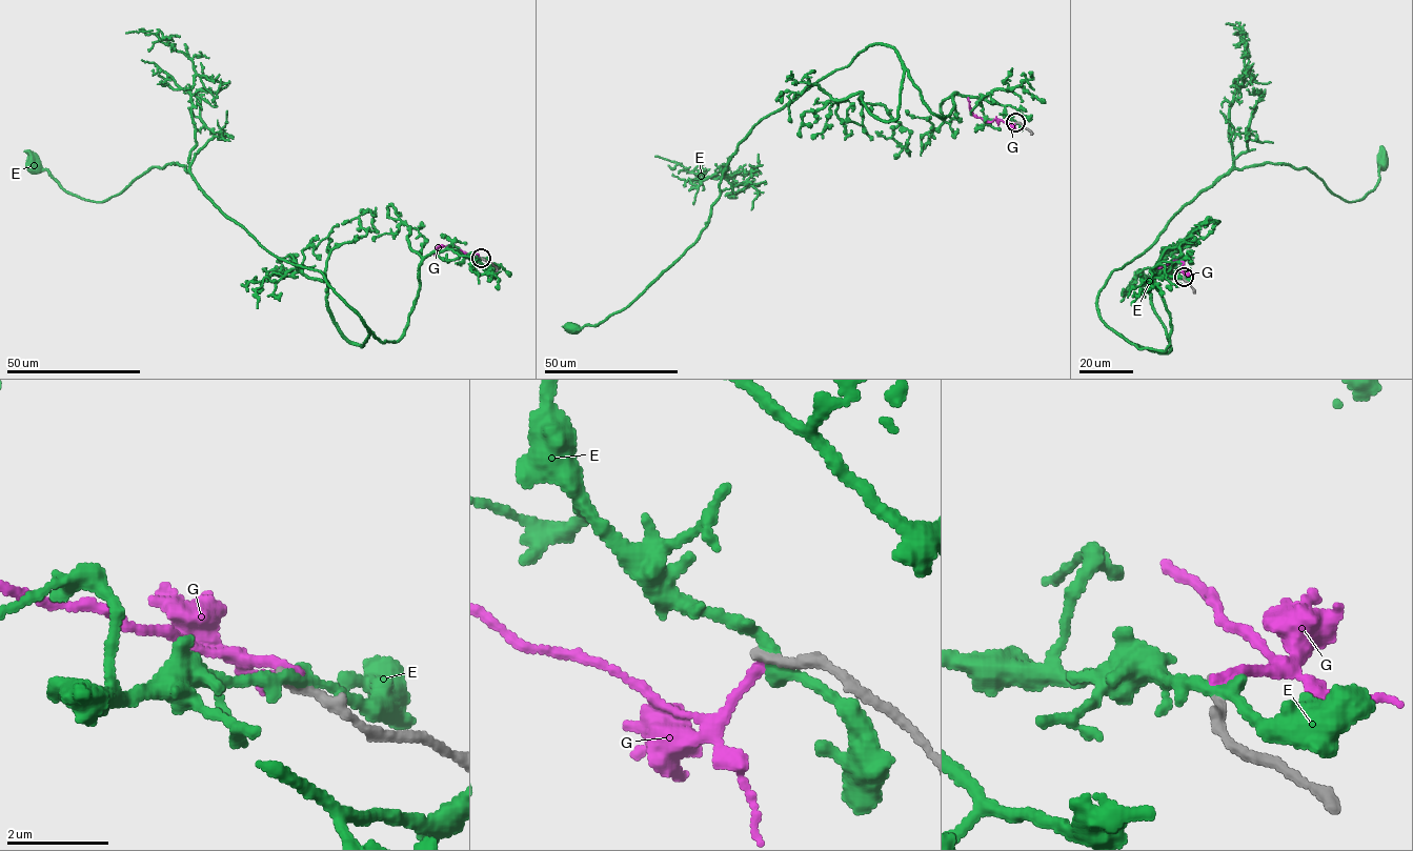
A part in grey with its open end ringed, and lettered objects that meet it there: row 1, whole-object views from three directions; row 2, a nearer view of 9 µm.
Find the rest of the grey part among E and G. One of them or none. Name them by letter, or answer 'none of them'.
none of them

